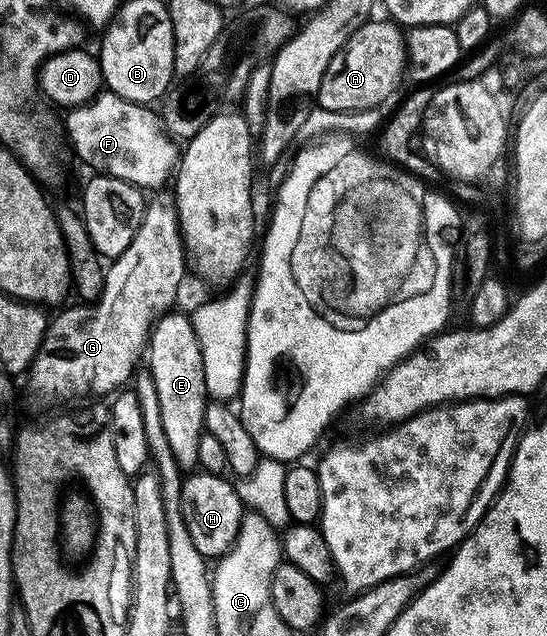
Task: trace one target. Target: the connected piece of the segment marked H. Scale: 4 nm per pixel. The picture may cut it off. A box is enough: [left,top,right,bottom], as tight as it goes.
[180,469,245,561]

